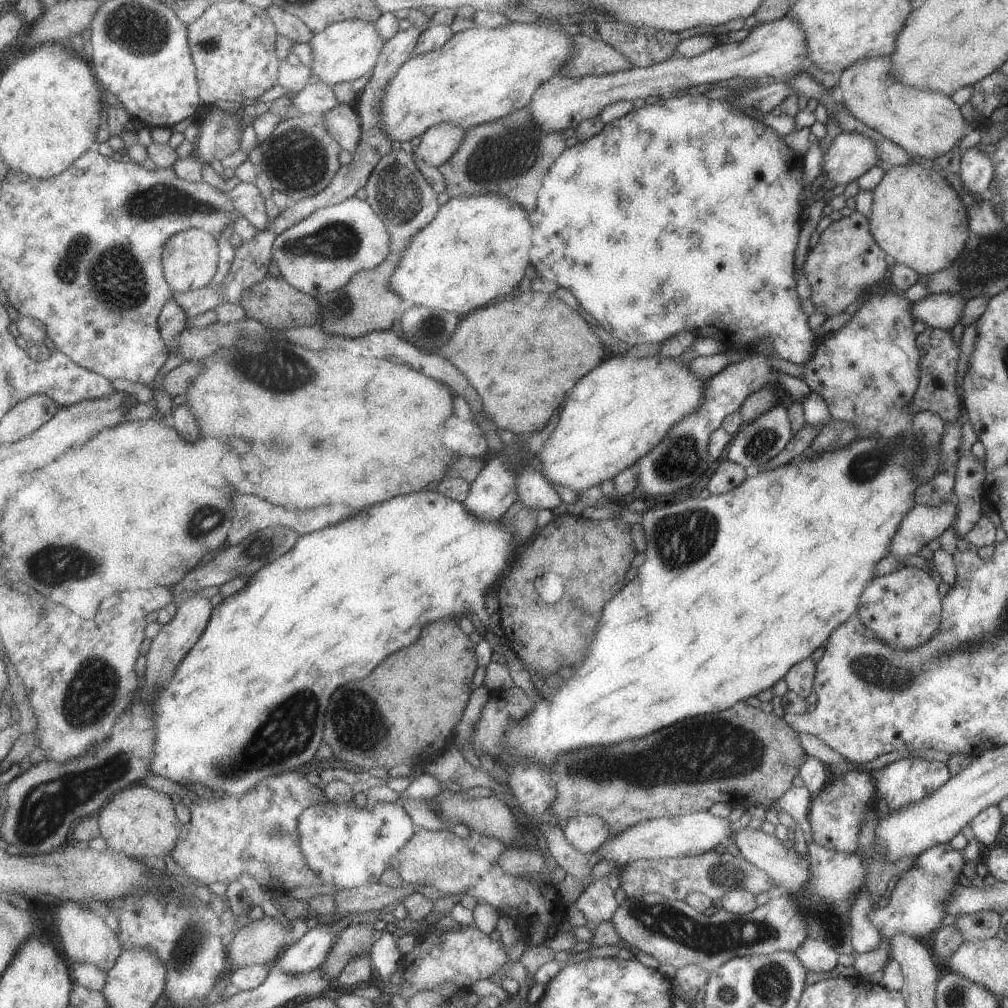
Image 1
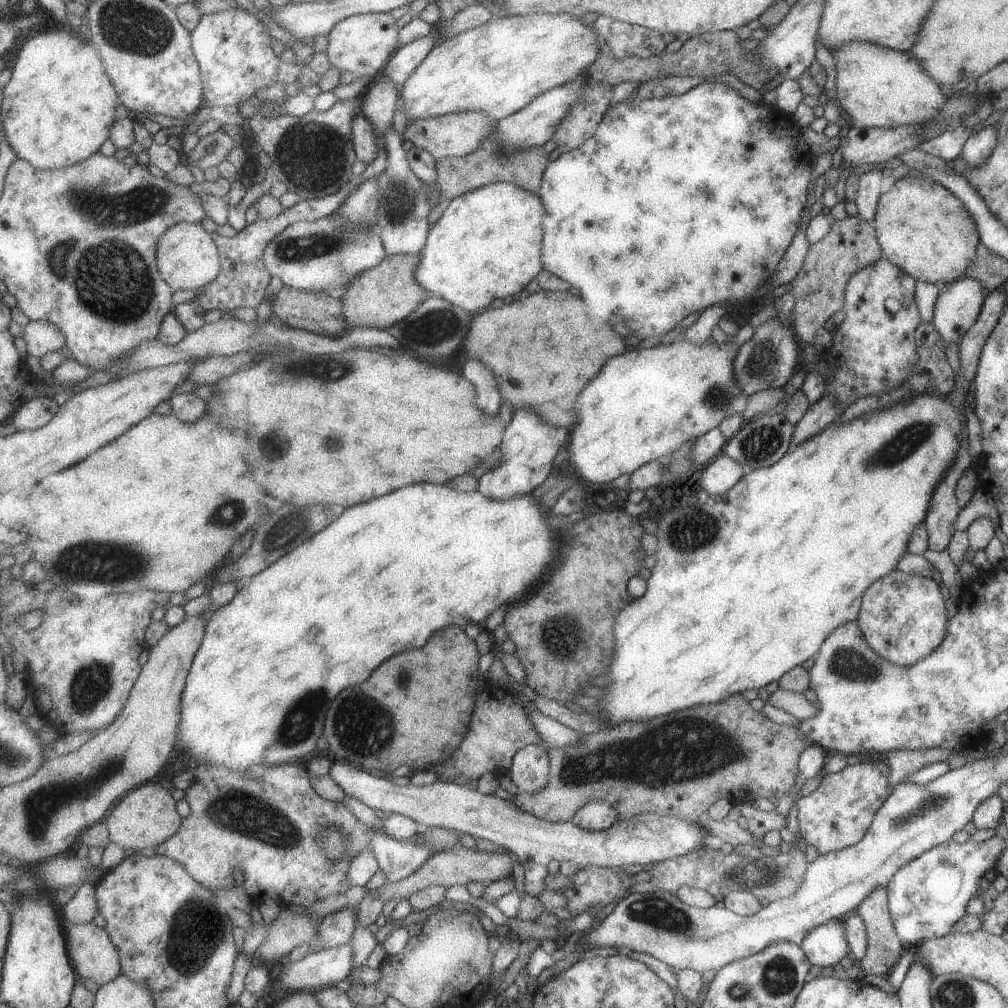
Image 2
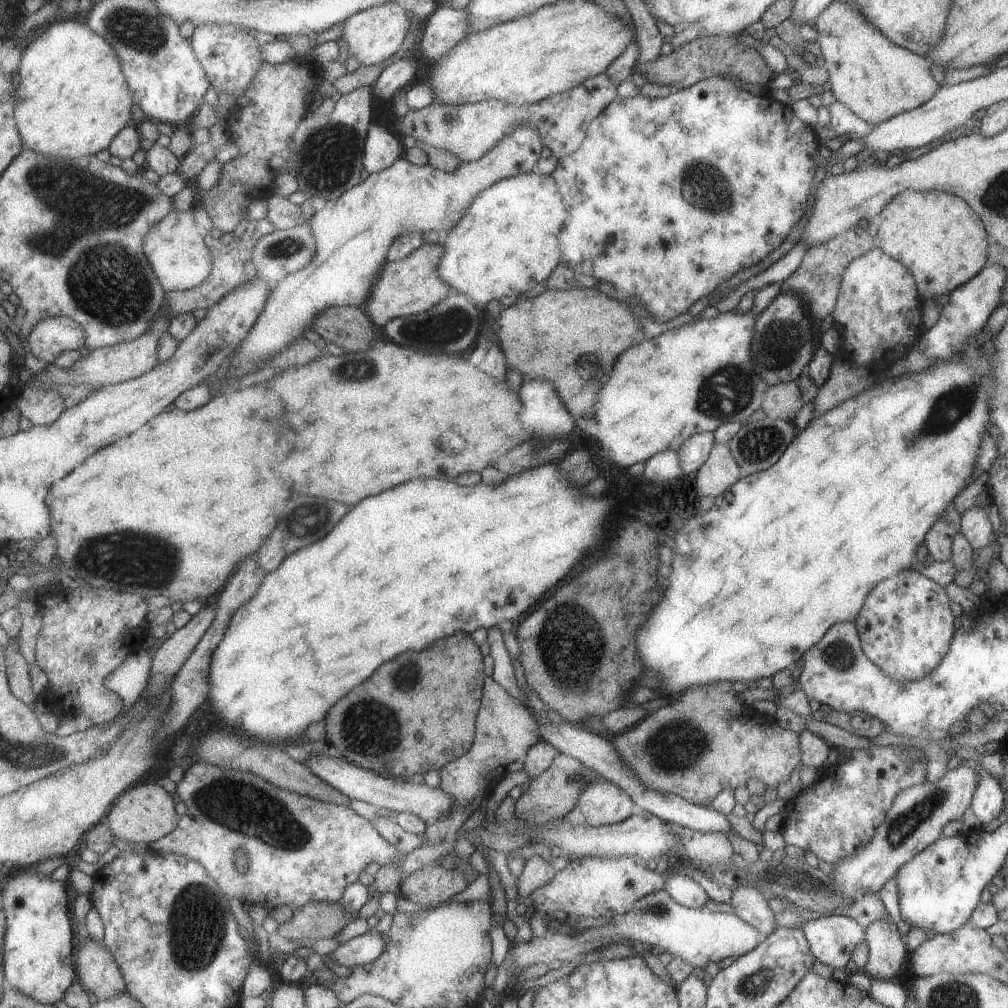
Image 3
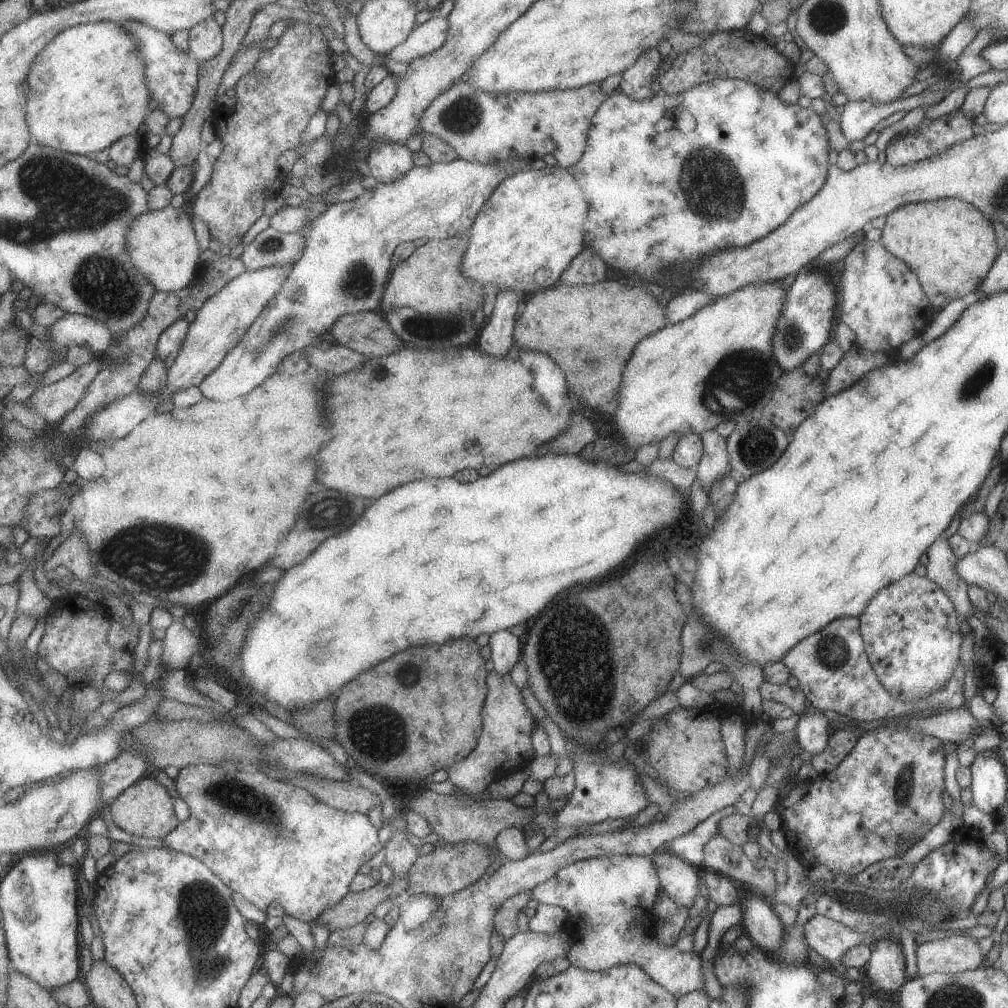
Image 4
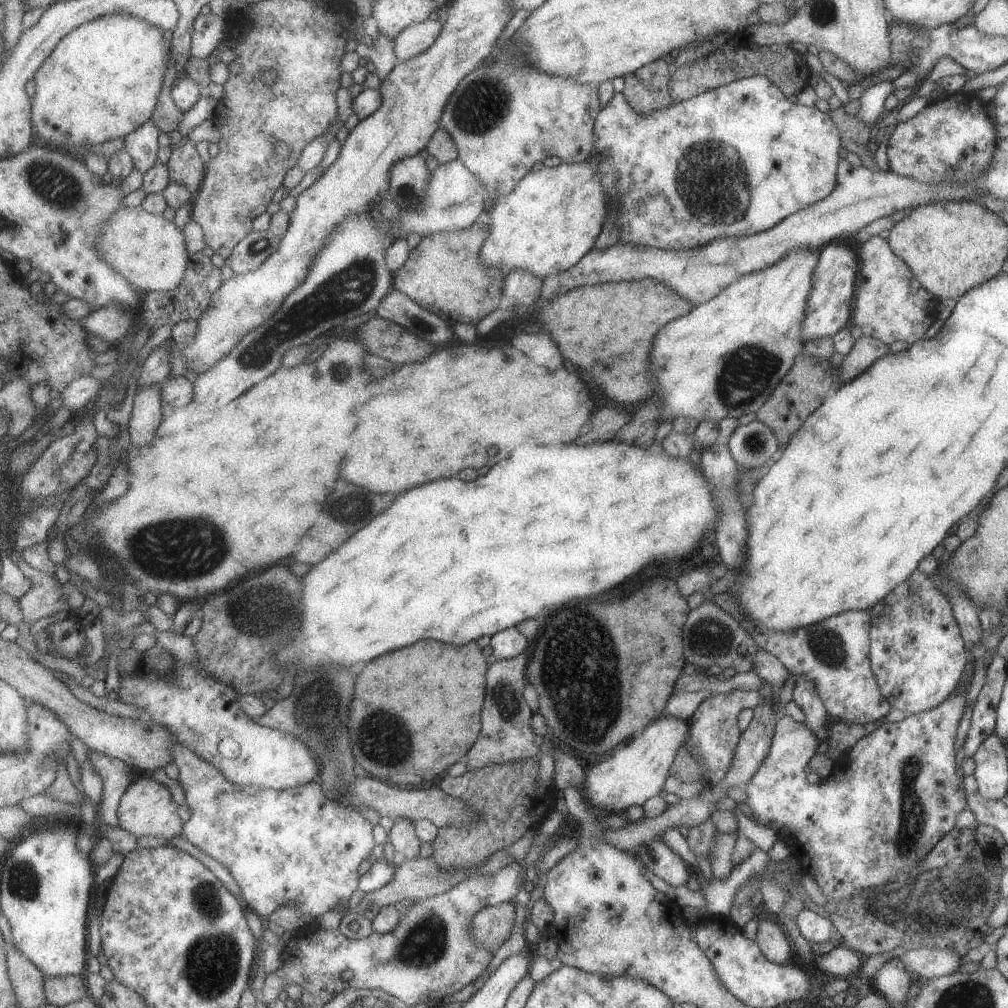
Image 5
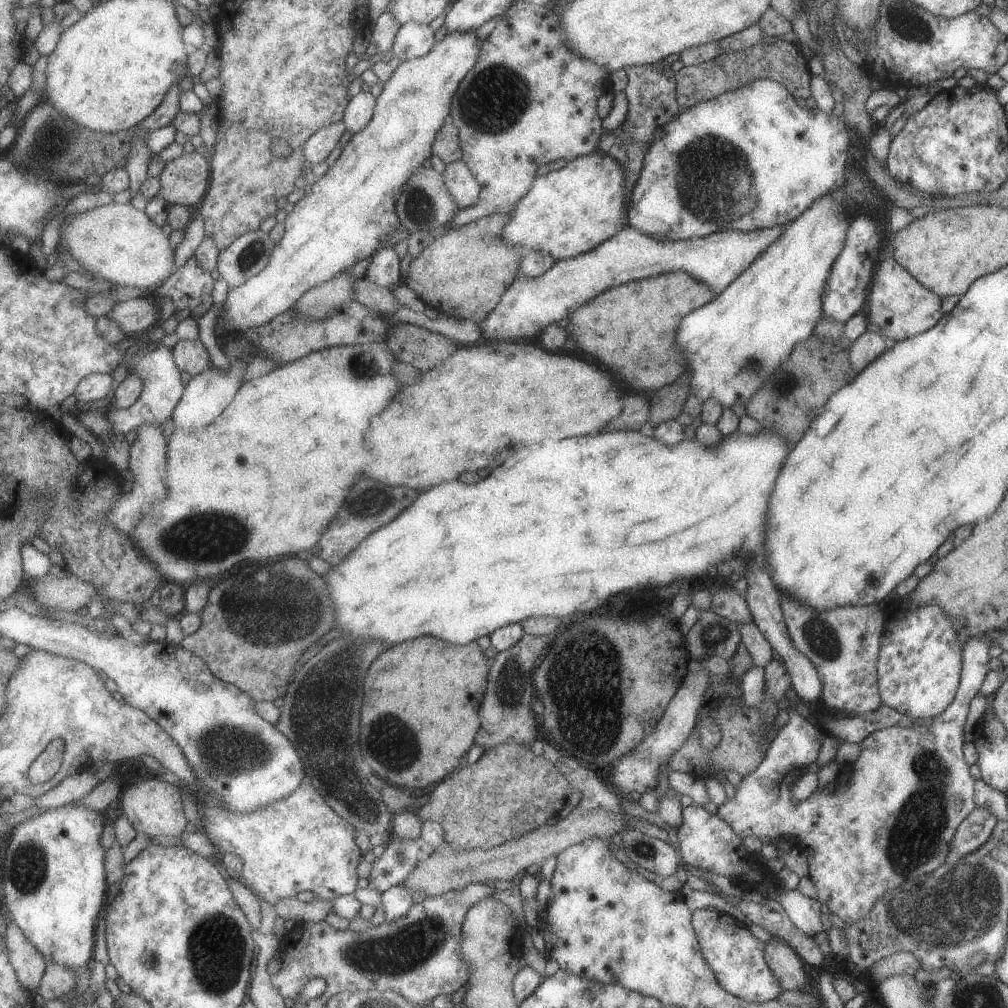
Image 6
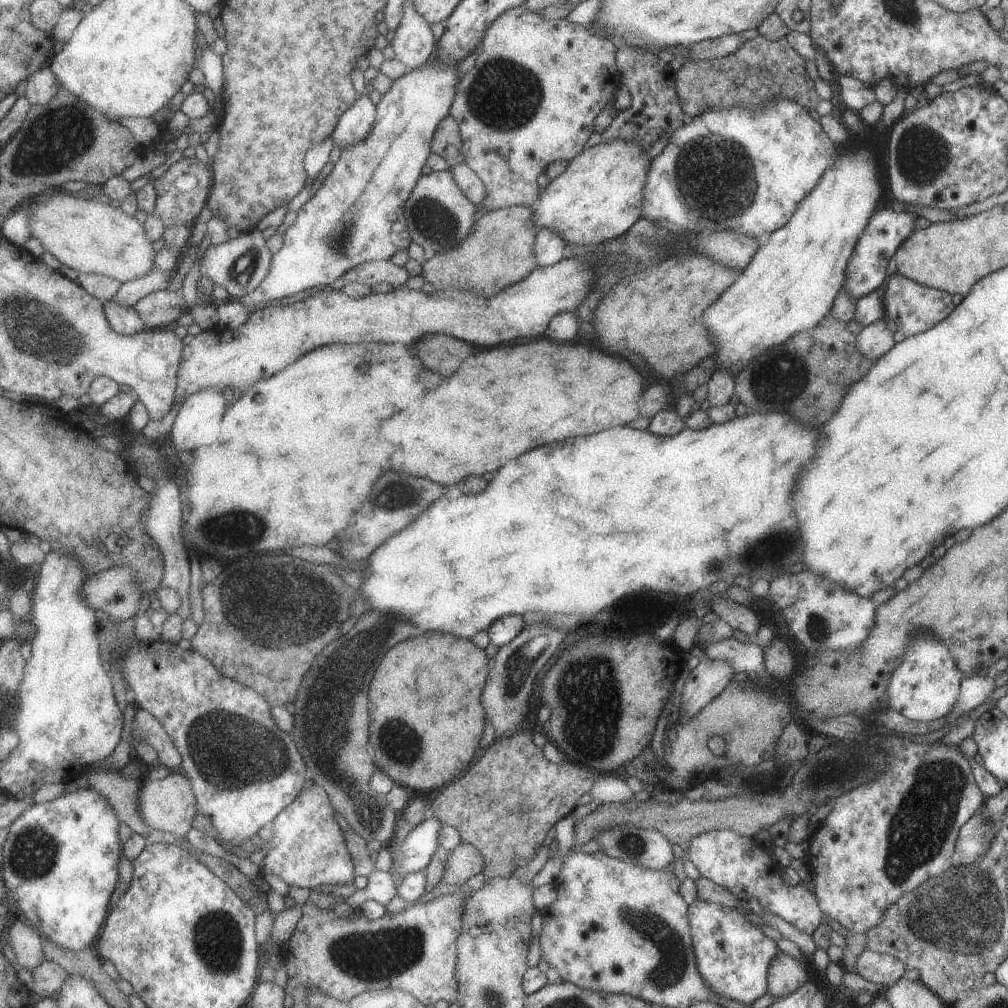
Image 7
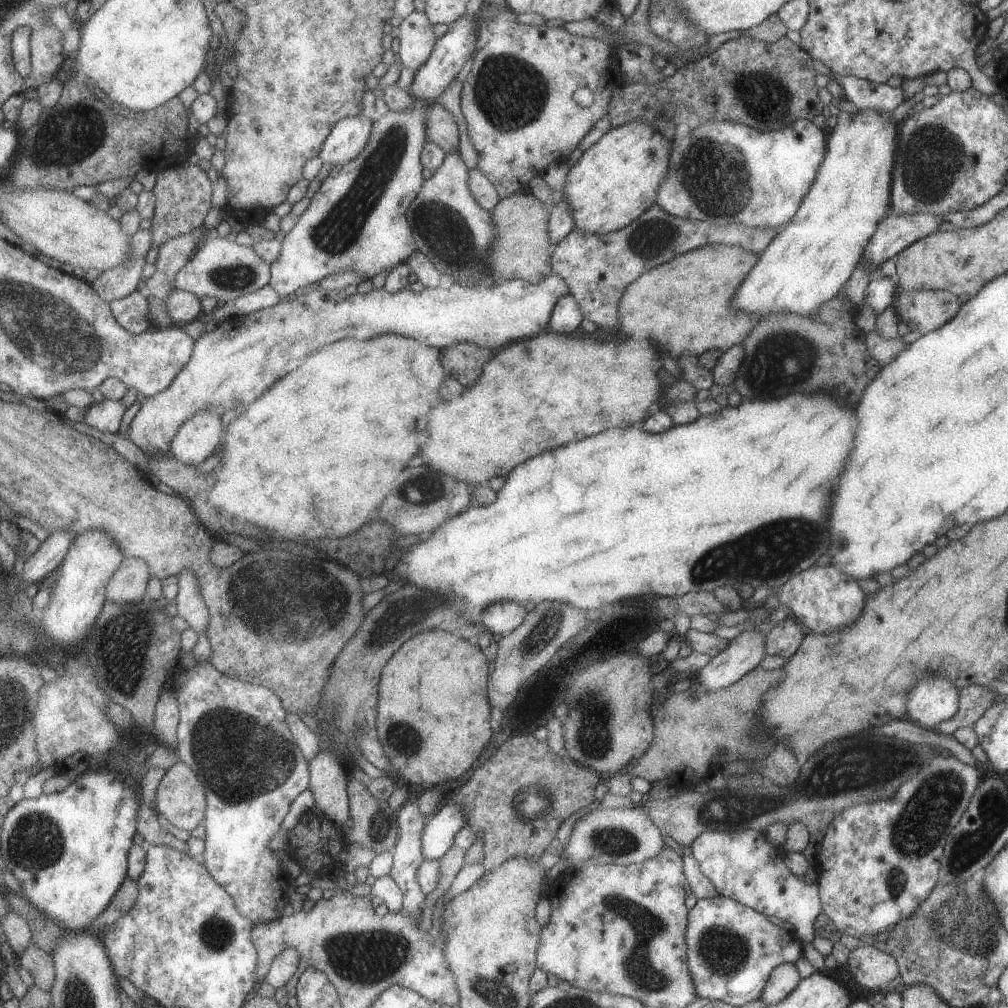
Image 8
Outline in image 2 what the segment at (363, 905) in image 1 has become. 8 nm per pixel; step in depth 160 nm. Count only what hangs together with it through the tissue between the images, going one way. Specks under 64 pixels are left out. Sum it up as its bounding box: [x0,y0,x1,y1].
[380,843,517,901]

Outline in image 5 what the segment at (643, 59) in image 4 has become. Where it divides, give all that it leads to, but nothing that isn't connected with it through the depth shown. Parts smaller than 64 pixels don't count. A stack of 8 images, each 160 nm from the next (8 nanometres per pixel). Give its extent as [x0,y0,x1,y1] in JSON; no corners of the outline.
[621,59,673,115]

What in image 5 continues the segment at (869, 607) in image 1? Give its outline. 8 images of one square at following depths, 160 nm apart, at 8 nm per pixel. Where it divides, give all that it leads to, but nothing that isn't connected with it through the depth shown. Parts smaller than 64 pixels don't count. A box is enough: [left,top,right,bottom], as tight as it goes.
[868,580,968,715]

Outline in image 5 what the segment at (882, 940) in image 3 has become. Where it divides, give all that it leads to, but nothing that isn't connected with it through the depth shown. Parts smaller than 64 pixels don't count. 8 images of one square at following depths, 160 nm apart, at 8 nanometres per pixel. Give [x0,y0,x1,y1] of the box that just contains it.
[871,957,911,1003]

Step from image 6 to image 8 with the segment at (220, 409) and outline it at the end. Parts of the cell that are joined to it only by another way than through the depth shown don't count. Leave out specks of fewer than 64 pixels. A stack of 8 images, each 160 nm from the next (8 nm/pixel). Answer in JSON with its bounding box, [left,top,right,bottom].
[171,411,224,466]

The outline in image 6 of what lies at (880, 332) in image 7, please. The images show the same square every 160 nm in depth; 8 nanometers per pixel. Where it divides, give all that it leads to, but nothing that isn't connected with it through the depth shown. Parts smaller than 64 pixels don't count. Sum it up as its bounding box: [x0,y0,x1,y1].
[848,331,885,371]

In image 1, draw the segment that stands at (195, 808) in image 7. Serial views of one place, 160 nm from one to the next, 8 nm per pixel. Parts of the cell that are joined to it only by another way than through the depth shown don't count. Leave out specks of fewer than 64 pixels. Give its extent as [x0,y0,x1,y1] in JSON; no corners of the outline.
[97,783,184,858]

